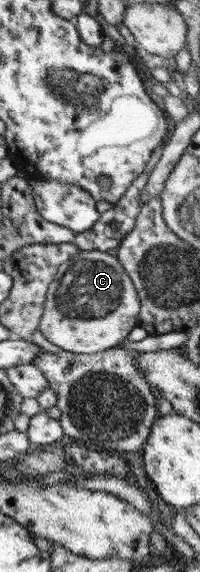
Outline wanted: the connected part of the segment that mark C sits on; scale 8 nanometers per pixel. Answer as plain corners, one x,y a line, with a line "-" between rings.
78,251
58,266
52,282
48,284
42,317
36,330
50,344
58,346
65,352
92,355
126,341
130,330
137,327
138,314
138,296
117,258
100,251

